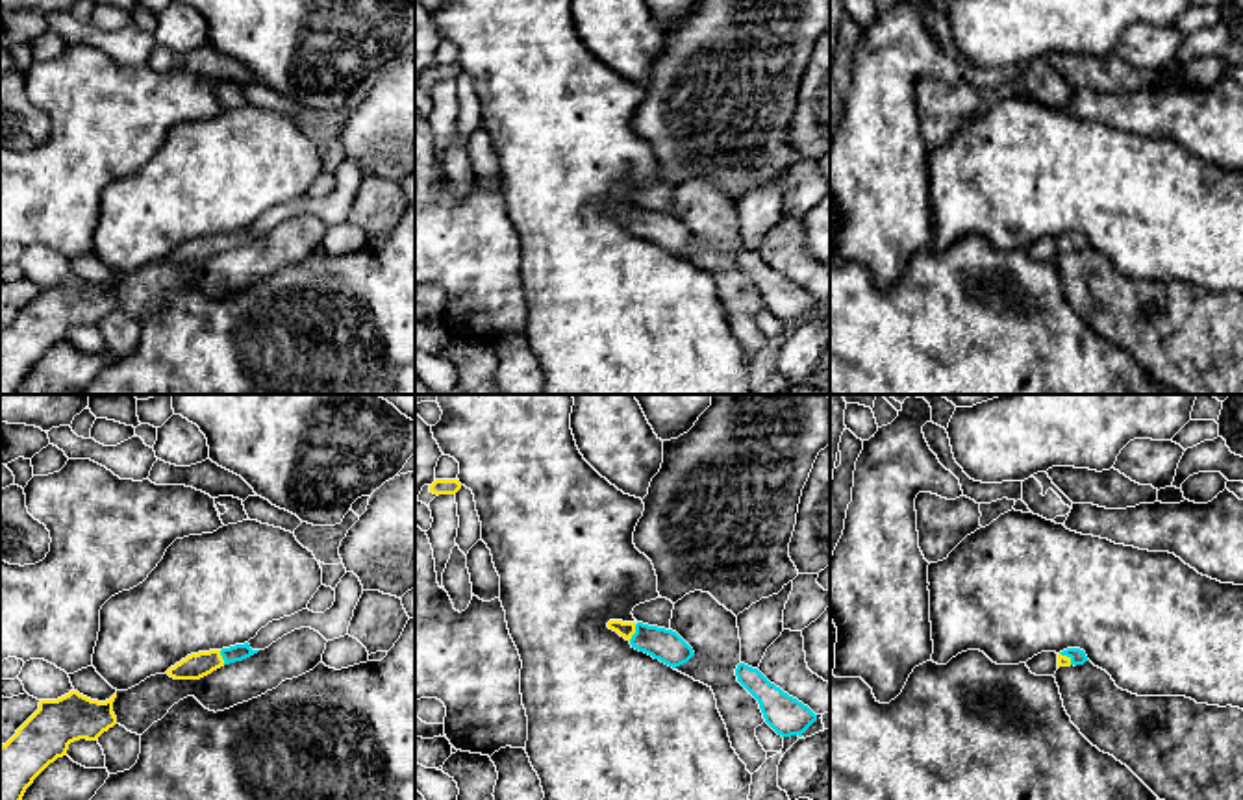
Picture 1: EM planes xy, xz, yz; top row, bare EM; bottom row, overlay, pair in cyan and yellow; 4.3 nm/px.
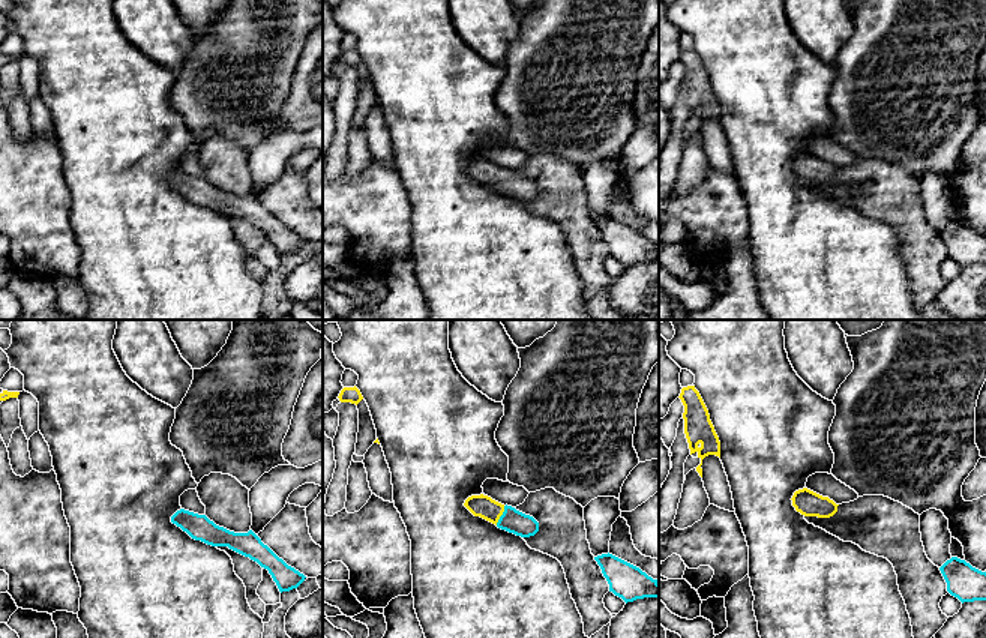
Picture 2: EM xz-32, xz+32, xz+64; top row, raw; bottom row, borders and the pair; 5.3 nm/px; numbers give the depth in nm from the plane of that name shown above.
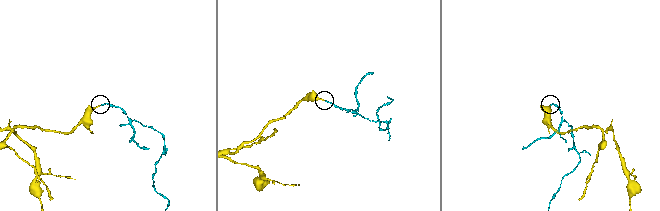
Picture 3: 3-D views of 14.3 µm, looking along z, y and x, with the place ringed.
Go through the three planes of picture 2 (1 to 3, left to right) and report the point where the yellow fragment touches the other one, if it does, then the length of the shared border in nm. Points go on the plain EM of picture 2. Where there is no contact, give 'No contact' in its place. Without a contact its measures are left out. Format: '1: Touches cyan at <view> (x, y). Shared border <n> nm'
1: No contact
2: Touches cyan at xz+32 (502, 179). Shared border 120 nm
3: No contact

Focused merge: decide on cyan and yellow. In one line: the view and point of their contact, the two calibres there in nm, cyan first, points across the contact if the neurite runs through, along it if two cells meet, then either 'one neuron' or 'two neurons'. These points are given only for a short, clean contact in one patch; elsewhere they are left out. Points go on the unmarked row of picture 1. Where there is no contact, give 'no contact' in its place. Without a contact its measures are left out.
meets cyan in xz at (636, 217); 140 nm thick on the cyan side, 70 nm on the other; runs through xz (665, 230), (636, 217), (627, 215); one neuron

